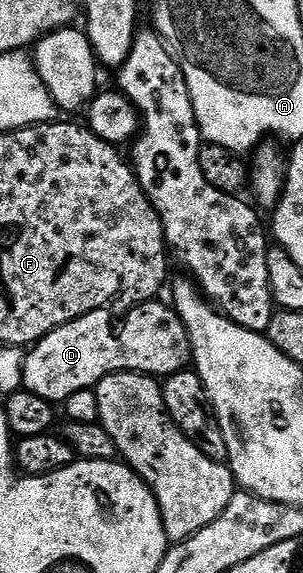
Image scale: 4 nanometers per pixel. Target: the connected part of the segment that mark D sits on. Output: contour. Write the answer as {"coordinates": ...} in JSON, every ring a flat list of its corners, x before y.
{"coordinates":[[162,300,140,302,129,307,126,319,119,324,110,315,109,309,93,310,68,324,58,326,48,332,40,341,33,343,26,354,22,384,36,396,46,398,52,404,62,404,72,392,92,390,106,374,148,374,165,376,187,369,191,361,190,341,184,324,178,318,173,305,162,303]]}

